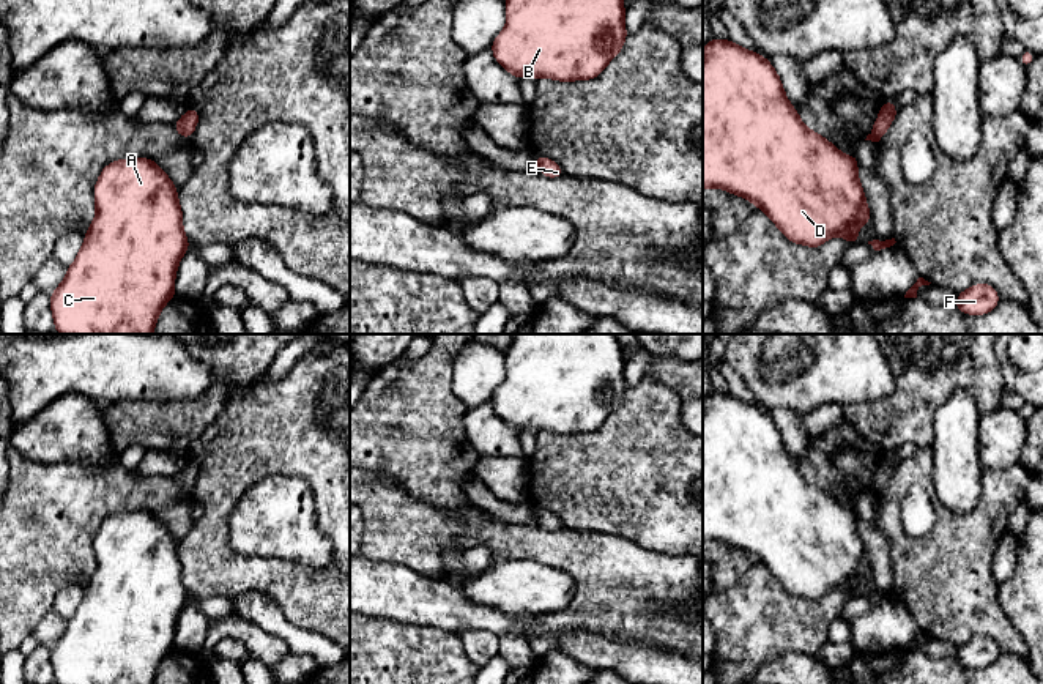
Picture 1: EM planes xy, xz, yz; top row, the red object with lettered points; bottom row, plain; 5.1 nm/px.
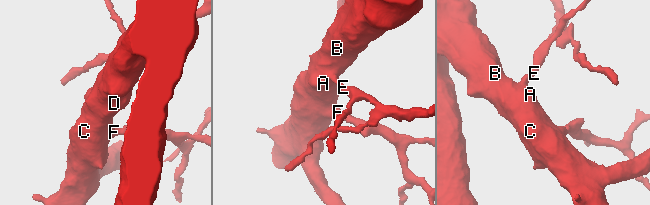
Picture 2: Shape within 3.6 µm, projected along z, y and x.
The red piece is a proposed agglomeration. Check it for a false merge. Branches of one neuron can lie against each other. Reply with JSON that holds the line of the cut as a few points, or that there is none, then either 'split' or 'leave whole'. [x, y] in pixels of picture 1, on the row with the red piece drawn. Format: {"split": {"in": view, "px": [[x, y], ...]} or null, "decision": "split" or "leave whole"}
{"split": null, "decision": "leave whole"}

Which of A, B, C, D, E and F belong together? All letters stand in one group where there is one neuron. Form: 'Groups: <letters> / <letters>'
Groups: A B C D E F

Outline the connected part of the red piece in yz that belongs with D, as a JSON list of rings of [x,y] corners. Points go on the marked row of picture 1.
[[[711,38],[703,49],[703,189],[720,188],[750,200],[796,244],[819,247],[837,235],[854,244],[862,243],[857,229],[871,219],[857,165],[856,154],[843,154],[802,123],[766,57],[734,44],[729,38]]]

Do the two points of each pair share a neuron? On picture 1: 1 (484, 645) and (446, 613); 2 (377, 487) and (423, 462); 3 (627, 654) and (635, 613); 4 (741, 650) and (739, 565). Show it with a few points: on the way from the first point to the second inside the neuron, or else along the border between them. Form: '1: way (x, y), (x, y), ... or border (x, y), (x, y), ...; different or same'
1: border (456, 632), (490, 631), (498, 637); different
2: border (366, 468), (393, 478), (413, 498), (424, 500); different
3: border (594, 632), (619, 642), (646, 642), (667, 650); different
4: border (755, 560), (733, 585), (719, 594); different

